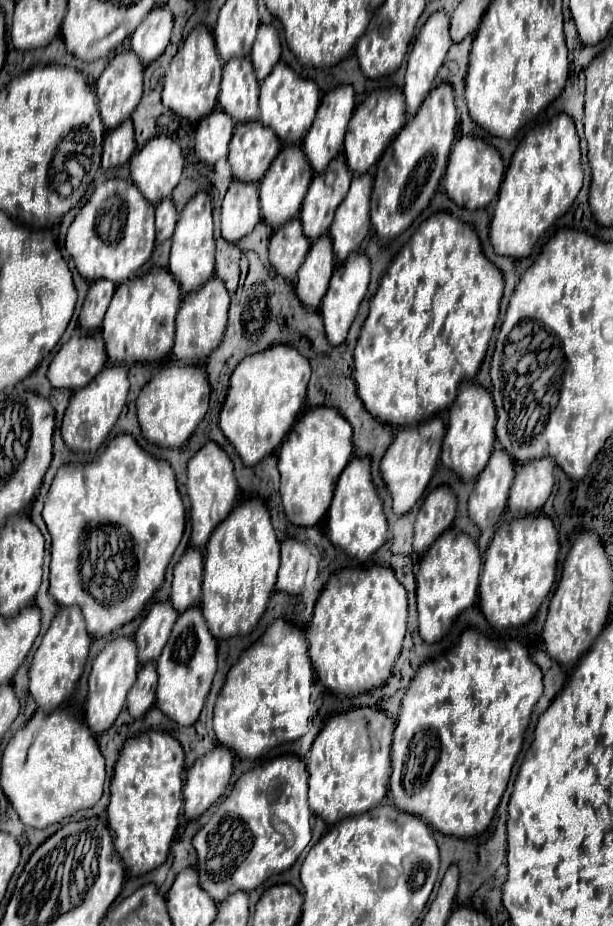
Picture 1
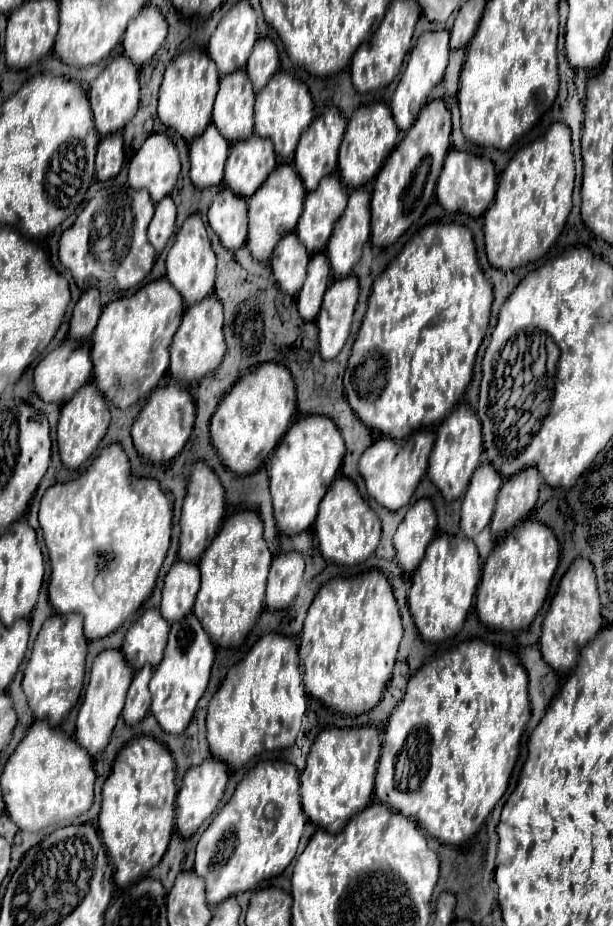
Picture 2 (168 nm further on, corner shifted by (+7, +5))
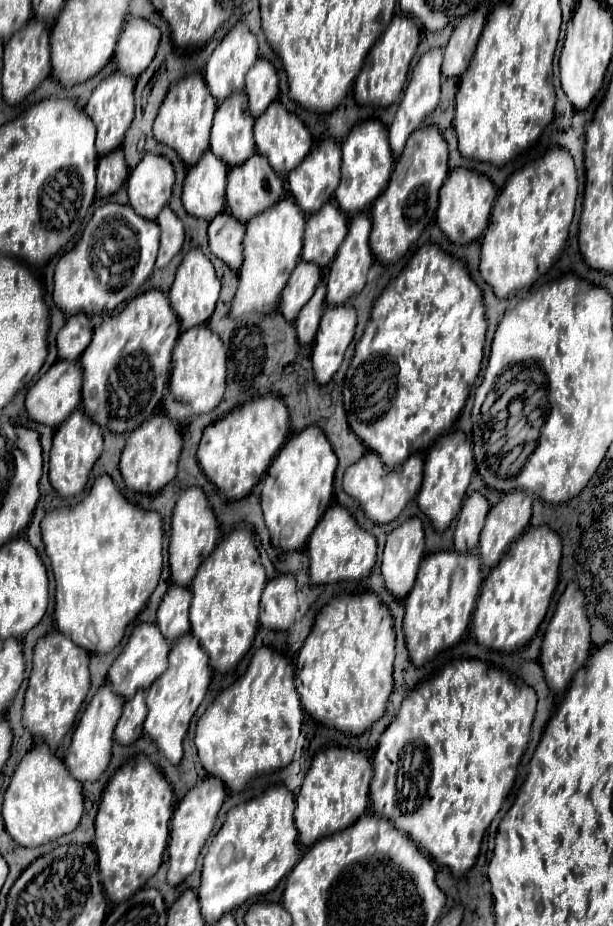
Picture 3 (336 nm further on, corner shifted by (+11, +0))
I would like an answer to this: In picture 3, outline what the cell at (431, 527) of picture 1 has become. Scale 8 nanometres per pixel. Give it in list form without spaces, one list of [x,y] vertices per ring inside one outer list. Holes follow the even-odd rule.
[[[417,517],[407,519],[387,535],[381,559],[381,577],[393,597],[407,597],[411,585],[415,585],[415,573],[419,571],[423,549],[423,525]]]

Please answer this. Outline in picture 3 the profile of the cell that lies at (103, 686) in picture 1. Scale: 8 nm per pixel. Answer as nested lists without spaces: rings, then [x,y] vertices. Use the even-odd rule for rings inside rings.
[[[105,683],[97,693],[95,697],[91,699],[91,703],[87,705],[87,709],[83,711],[81,715],[81,721],[73,733],[73,739],[71,739],[71,747],[67,751],[67,757],[65,757],[65,765],[69,767],[69,773],[81,781],[81,783],[93,783],[97,781],[103,771],[107,769],[109,761],[111,761],[111,747],[113,747],[113,731],[115,731],[115,725],[121,717],[121,709],[123,709],[123,697],[115,695],[111,685]]]

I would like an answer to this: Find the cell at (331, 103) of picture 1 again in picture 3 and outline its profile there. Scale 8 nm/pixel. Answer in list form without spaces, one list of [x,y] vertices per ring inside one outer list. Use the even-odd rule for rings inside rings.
[[[323,141],[289,173],[289,193],[303,213],[317,213],[327,201],[331,201],[335,185],[339,185],[339,165],[339,145],[335,141]]]

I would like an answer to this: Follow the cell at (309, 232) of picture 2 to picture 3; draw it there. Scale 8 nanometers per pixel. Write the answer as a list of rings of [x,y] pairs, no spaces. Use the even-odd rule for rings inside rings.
[[[327,203],[319,213],[313,213],[305,225],[305,245],[301,259],[319,267],[327,267],[347,237],[347,215],[335,205]]]

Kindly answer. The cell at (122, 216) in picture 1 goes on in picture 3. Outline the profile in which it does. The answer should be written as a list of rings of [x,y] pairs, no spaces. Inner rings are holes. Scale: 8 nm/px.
[[[105,203],[101,205],[95,215],[91,217],[89,225],[85,227],[81,239],[77,245],[65,253],[55,269],[55,291],[53,301],[55,305],[71,317],[73,313],[87,313],[89,317],[103,313],[103,311],[115,311],[129,299],[133,299],[139,291],[139,287],[145,283],[145,279],[151,275],[155,267],[155,257],[159,249],[159,227],[155,221],[147,221],[139,217],[129,205],[119,203]]]

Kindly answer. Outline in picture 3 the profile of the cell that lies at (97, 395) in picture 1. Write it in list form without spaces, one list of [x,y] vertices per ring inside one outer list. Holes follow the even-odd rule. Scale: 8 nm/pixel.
[[[77,409],[63,425],[59,425],[53,437],[53,449],[51,449],[51,461],[49,461],[49,481],[53,489],[65,499],[79,495],[85,489],[89,481],[89,473],[95,461],[99,459],[101,451],[103,451],[101,427],[95,425],[81,409]]]

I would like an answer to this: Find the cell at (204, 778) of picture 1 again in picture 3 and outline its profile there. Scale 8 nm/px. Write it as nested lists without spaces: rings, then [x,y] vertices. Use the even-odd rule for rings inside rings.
[[[207,777],[203,781],[199,781],[185,797],[183,801],[177,805],[175,813],[173,813],[173,821],[171,821],[171,841],[169,841],[169,873],[167,873],[167,881],[171,887],[181,885],[197,867],[197,857],[205,845],[205,841],[209,839],[215,821],[217,821],[217,813],[223,805],[227,797],[227,789],[225,785],[215,779],[215,777]]]

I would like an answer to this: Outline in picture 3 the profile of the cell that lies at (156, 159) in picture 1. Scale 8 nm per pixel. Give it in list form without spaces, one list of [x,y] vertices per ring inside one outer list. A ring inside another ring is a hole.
[[[145,155],[127,179],[129,205],[141,217],[155,221],[171,197],[175,181],[173,167],[159,155]]]

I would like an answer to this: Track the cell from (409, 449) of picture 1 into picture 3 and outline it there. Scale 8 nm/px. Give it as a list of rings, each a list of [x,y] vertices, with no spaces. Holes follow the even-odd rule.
[[[367,451],[355,465],[351,465],[343,475],[343,489],[347,495],[359,501],[361,509],[373,523],[391,523],[399,517],[405,505],[417,495],[419,481],[423,477],[423,457],[411,455],[399,469],[387,471],[373,451]]]

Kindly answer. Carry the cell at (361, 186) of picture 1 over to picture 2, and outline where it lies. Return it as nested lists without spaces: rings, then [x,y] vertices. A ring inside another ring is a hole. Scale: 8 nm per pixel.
[[[355,188],[347,196],[347,208],[325,248],[335,278],[351,274],[361,258],[363,244],[369,240],[369,202],[371,194],[367,188]]]

